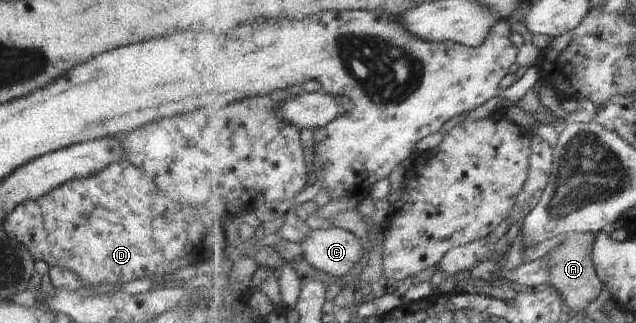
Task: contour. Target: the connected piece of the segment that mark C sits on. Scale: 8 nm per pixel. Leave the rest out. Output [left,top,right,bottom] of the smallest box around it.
[301,228,364,277]

